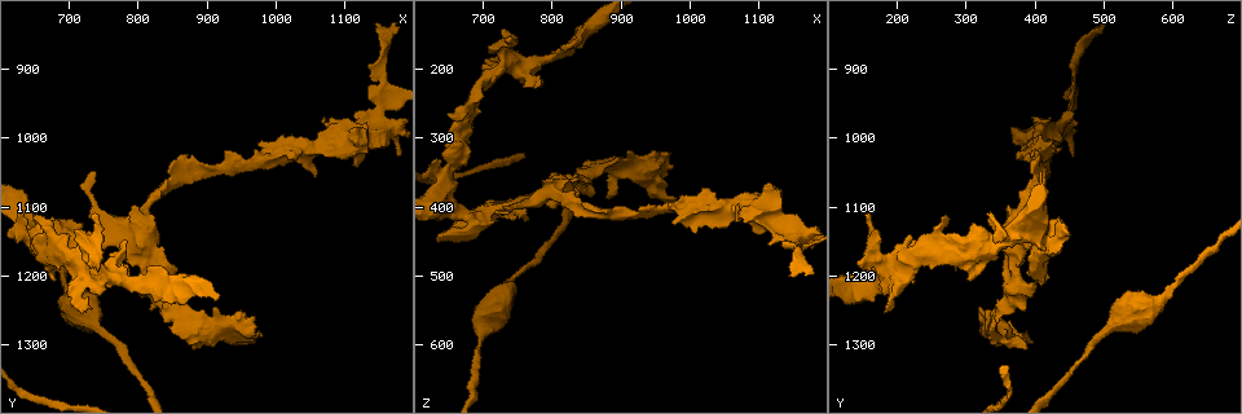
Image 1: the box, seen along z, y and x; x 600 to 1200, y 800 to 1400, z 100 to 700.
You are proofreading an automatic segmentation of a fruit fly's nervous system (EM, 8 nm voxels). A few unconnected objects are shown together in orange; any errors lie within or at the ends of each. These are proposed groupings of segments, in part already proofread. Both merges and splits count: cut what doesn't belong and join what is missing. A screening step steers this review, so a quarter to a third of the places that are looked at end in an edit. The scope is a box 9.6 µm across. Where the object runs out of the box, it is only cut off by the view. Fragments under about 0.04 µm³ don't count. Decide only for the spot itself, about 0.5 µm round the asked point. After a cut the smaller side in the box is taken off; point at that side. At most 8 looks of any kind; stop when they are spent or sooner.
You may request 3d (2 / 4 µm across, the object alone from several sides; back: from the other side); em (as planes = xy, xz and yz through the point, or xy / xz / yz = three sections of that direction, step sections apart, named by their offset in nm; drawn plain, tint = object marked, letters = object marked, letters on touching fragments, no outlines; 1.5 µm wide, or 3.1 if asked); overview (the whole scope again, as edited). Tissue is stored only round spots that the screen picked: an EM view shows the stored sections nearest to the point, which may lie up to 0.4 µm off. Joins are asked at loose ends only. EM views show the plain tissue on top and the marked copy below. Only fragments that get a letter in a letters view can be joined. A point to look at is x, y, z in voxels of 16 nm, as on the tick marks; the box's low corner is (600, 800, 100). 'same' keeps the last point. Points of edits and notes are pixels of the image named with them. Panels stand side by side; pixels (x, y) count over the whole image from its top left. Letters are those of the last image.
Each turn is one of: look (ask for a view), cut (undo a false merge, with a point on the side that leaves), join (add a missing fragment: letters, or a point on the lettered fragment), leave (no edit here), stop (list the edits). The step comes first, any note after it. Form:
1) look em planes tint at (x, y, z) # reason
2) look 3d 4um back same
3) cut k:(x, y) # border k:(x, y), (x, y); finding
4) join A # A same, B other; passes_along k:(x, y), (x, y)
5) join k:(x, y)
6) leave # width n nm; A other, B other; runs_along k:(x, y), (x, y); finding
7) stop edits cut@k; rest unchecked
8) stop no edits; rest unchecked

look em planes letters at (1065, 980, 420) # thick end

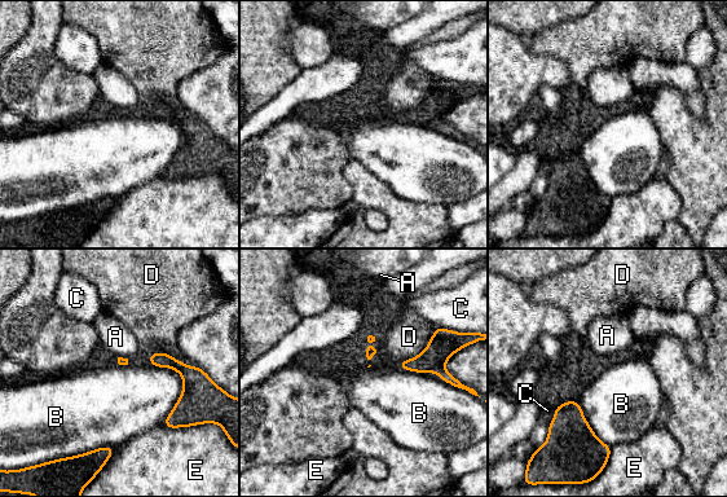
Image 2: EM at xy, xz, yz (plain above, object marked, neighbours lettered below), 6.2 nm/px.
leave # longest_contact B 400 nm; A other, B other, C other, D other, E other; none of them fits

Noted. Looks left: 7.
look 3d 4um at (870, 1020, 405) # branch stops here

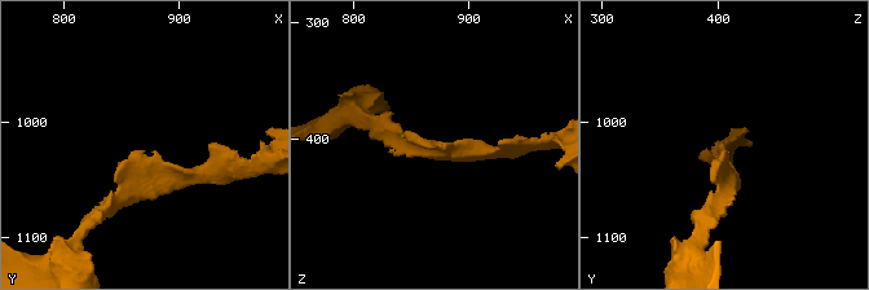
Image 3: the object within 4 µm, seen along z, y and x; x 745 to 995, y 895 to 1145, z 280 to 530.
look em yz step 4 letters at (870, 1024, 408) # shape alone is not enough

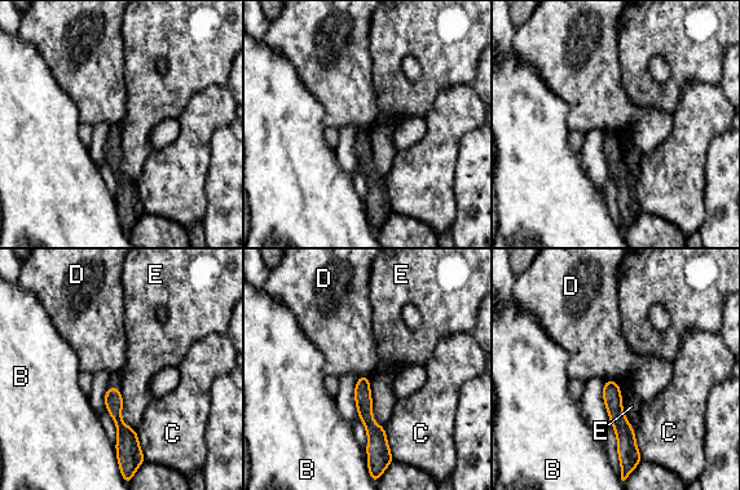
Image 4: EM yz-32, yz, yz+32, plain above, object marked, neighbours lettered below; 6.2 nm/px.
look em planes letters same

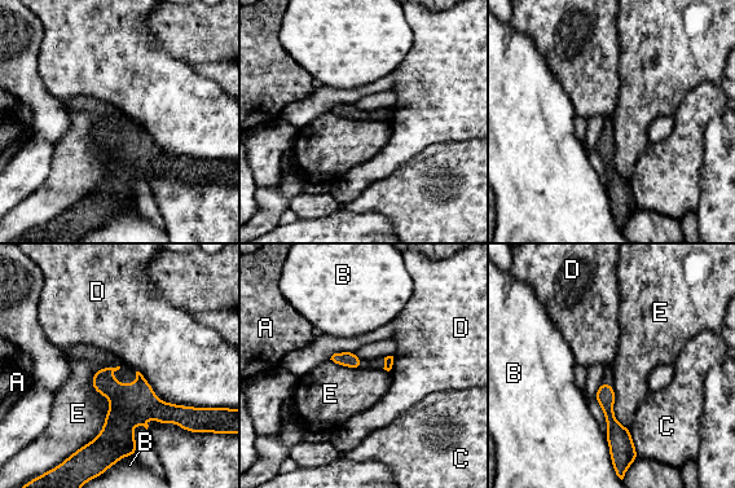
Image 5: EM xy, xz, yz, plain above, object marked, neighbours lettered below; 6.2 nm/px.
leave # A other, B other, C other, D other, E other; no lettered fragment goes on from it

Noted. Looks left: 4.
look em planes letters at (895, 1250, 330) # free end

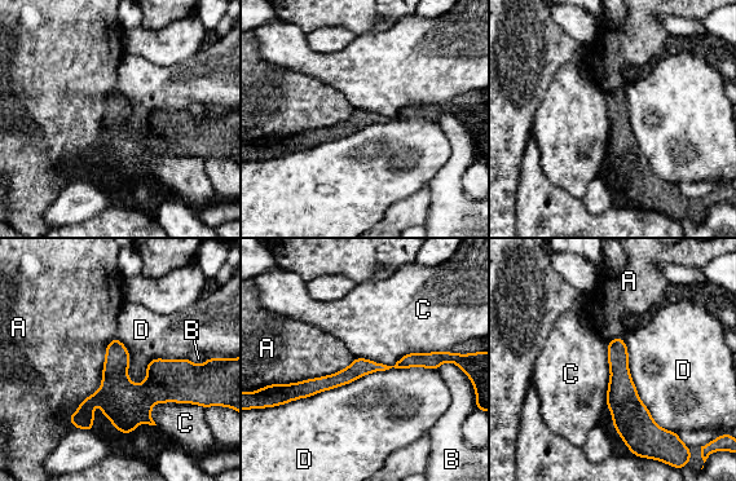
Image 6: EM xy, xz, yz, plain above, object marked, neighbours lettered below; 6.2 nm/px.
leave # A other, B other, C other, D other; border 6:(439, 370), (371, 371), (289, 402); no lettered fragment goes on from it

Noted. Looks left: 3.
stop no edits; rest unchecked

